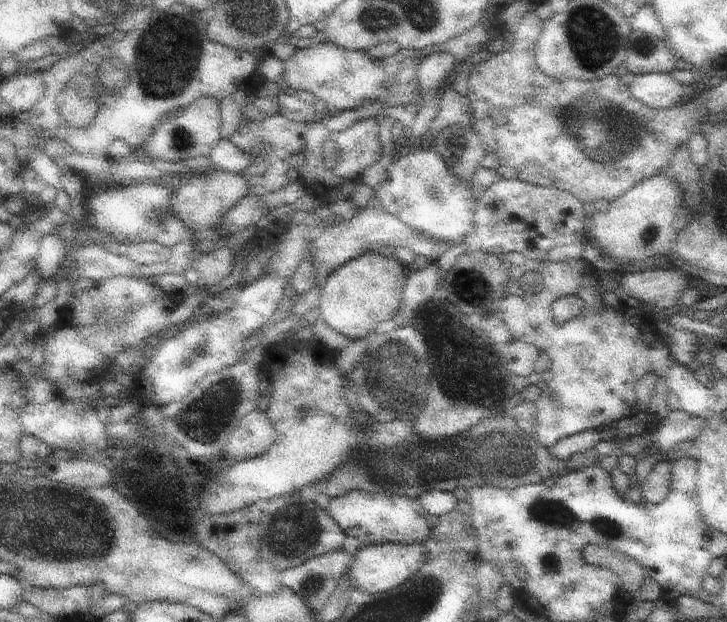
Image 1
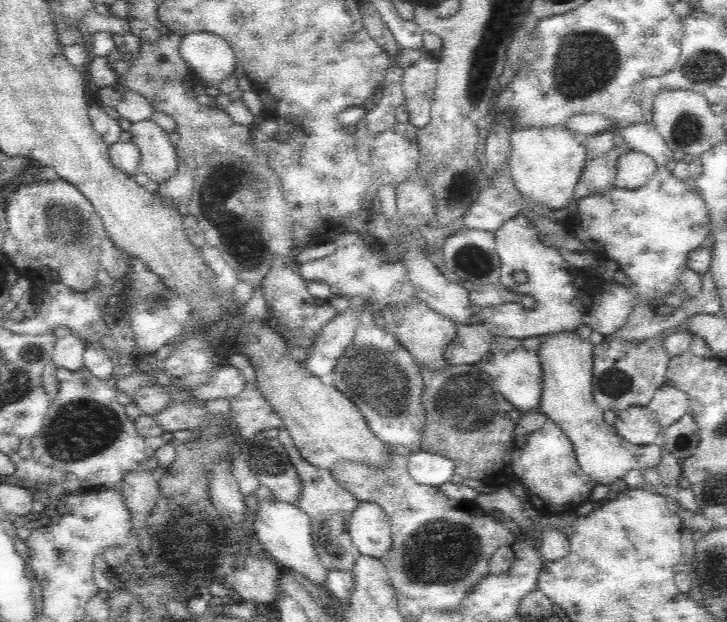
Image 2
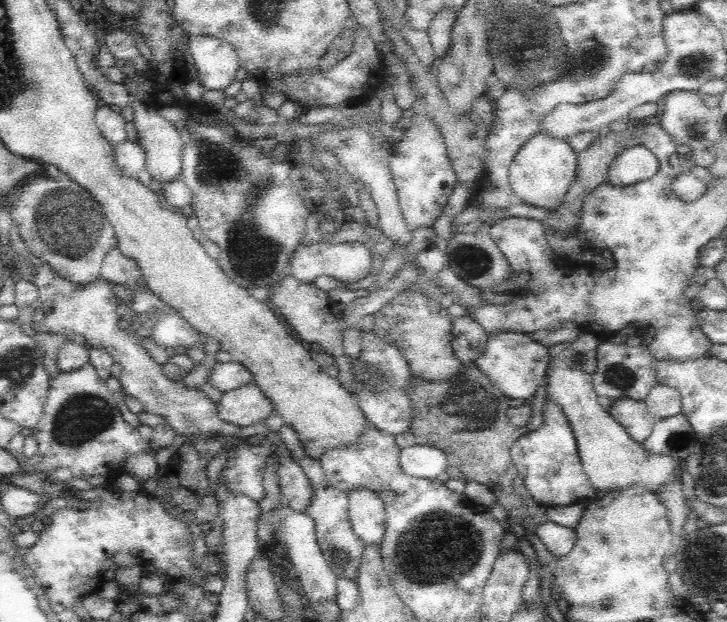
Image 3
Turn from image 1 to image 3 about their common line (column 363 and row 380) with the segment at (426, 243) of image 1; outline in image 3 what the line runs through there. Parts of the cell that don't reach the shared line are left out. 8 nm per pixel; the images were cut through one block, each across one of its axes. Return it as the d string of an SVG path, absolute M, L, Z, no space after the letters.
M232 360L232 362L222 362L222 364L216 362L208 374L206 384L220 394L228 394L236 388L250 384L250 382L254 382L250 370L244 364Z

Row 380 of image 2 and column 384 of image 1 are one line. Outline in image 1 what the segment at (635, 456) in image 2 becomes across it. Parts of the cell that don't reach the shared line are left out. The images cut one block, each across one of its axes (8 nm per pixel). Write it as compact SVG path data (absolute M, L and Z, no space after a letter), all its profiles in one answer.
M387 542L387 544L371 544L363 546L355 556L353 566L349 568L349 580L353 588L367 594L385 594L405 584L415 572L425 564L427 550L425 544L403 544L403 542Z

